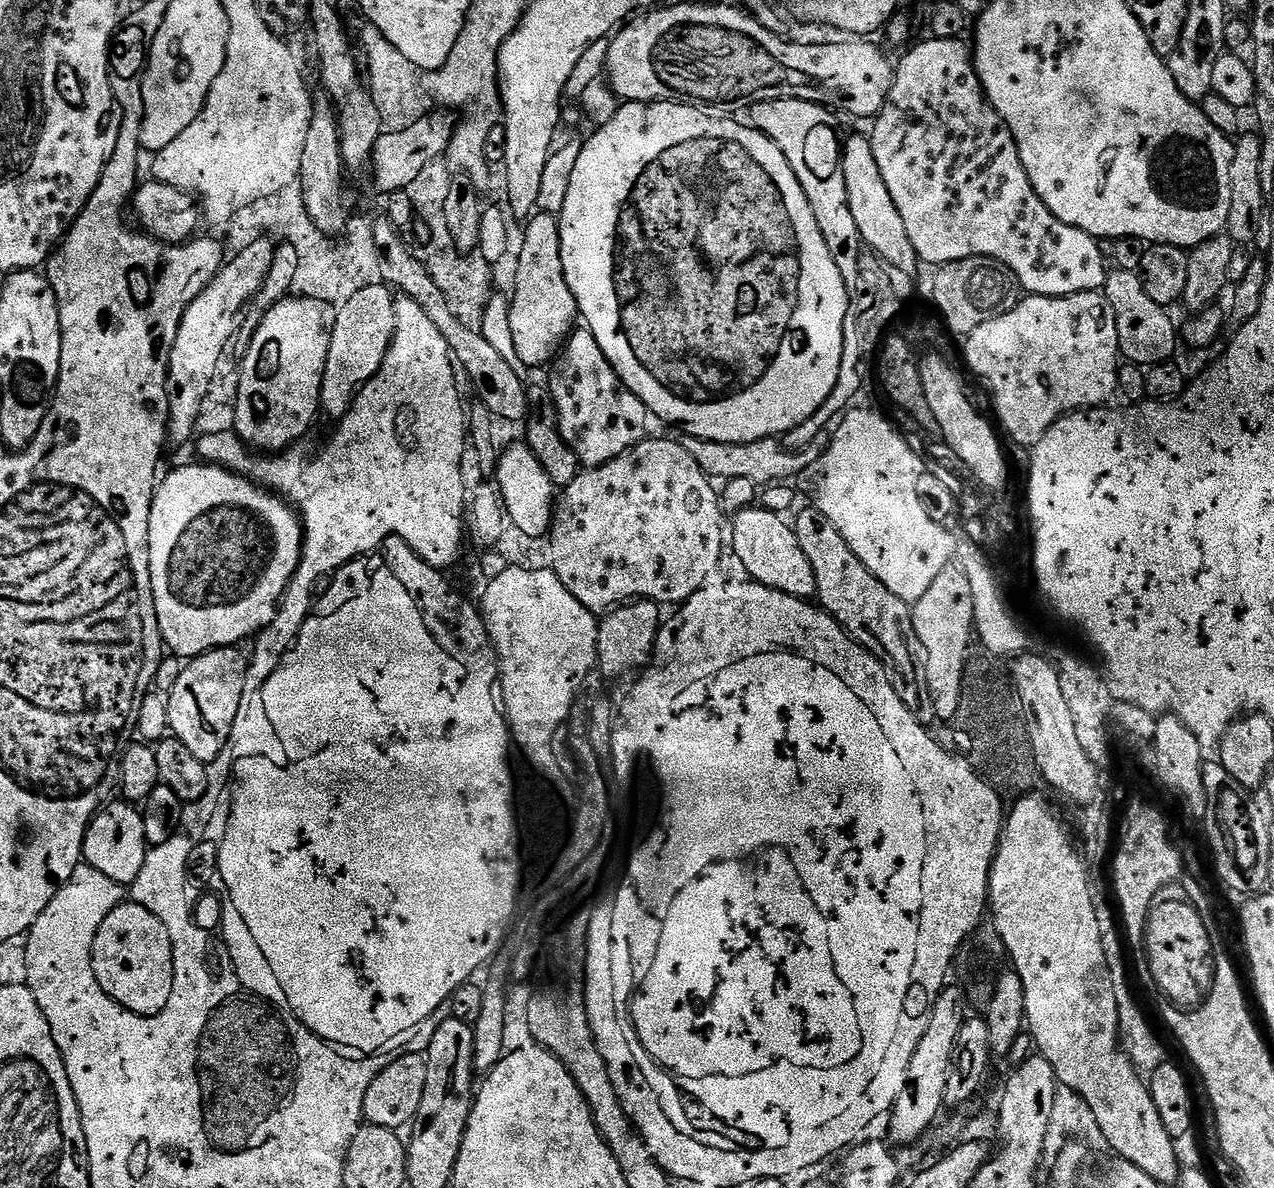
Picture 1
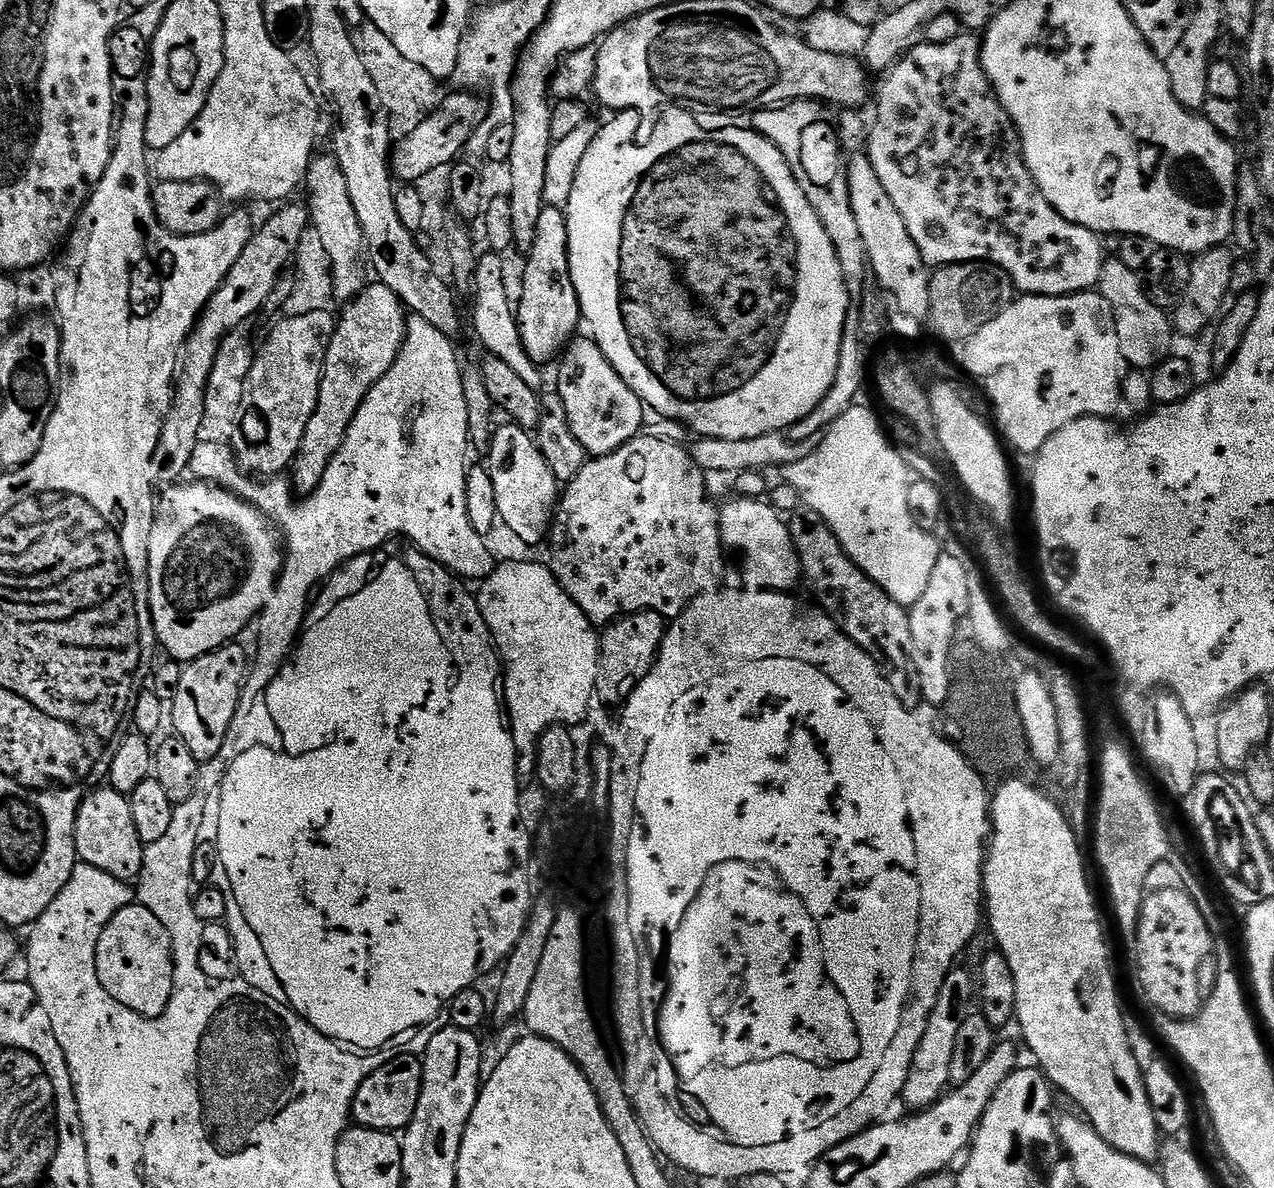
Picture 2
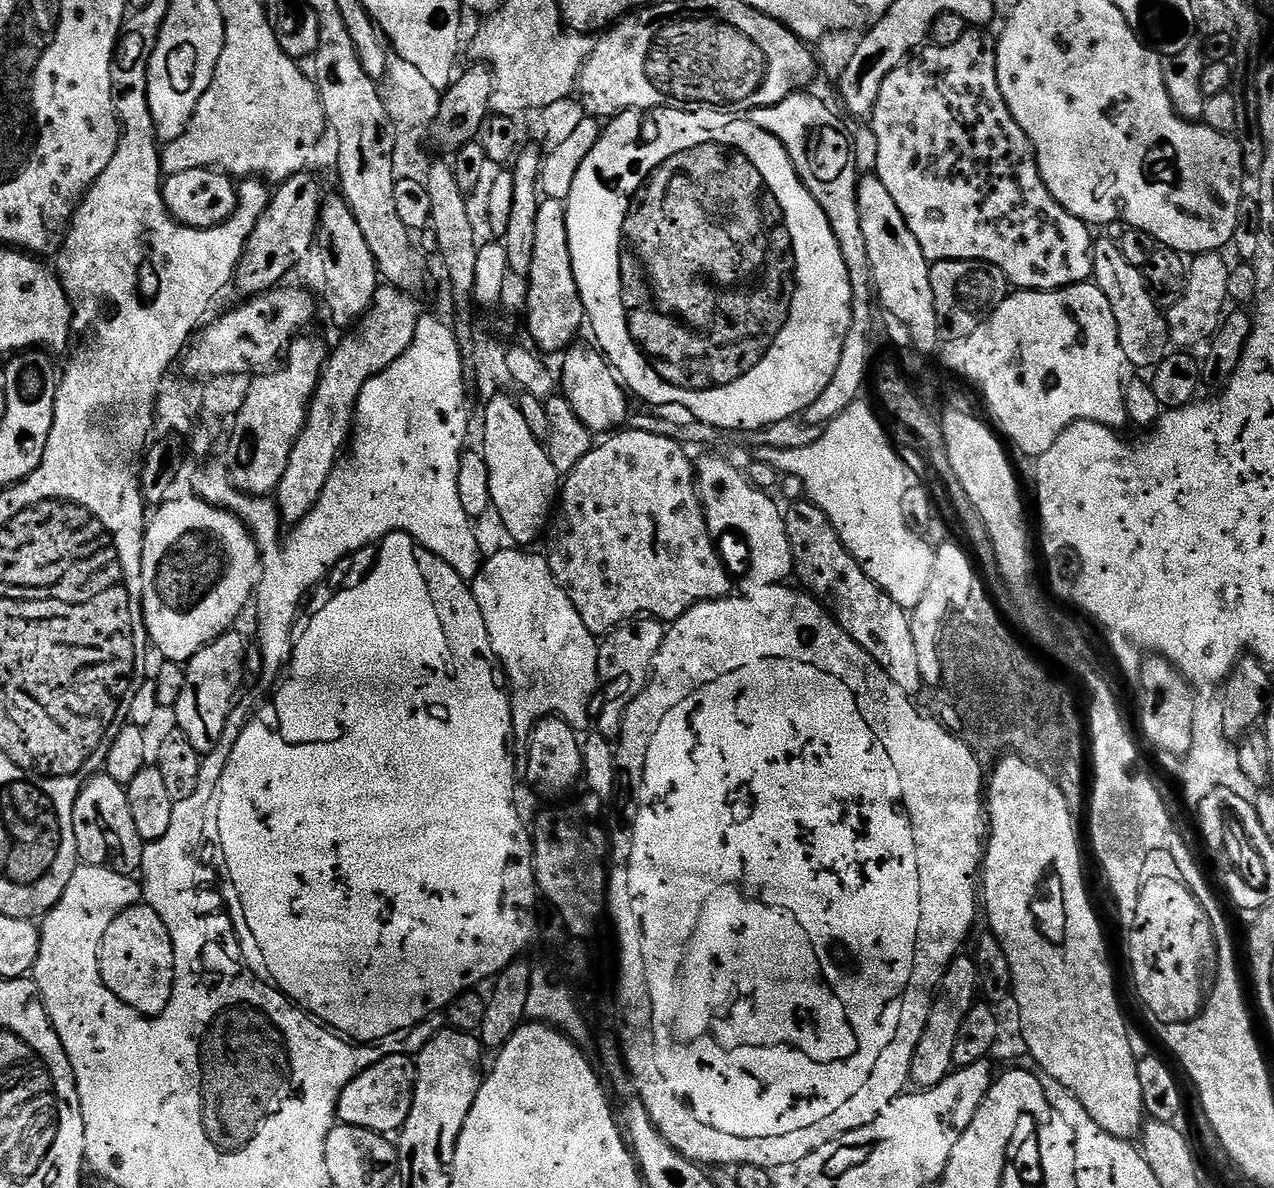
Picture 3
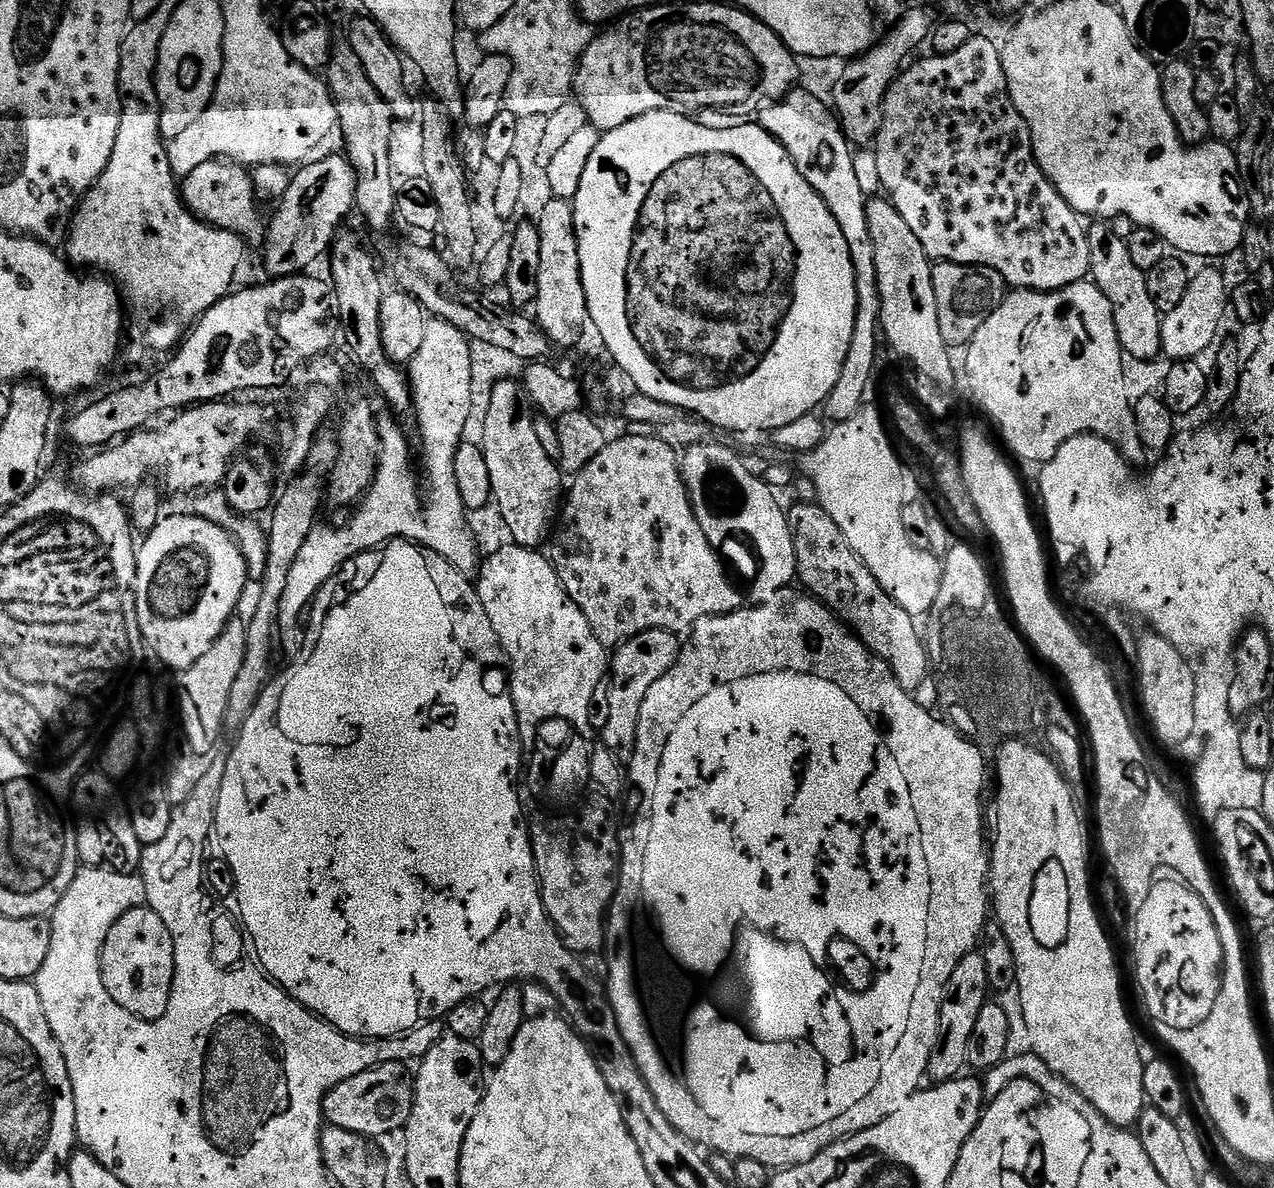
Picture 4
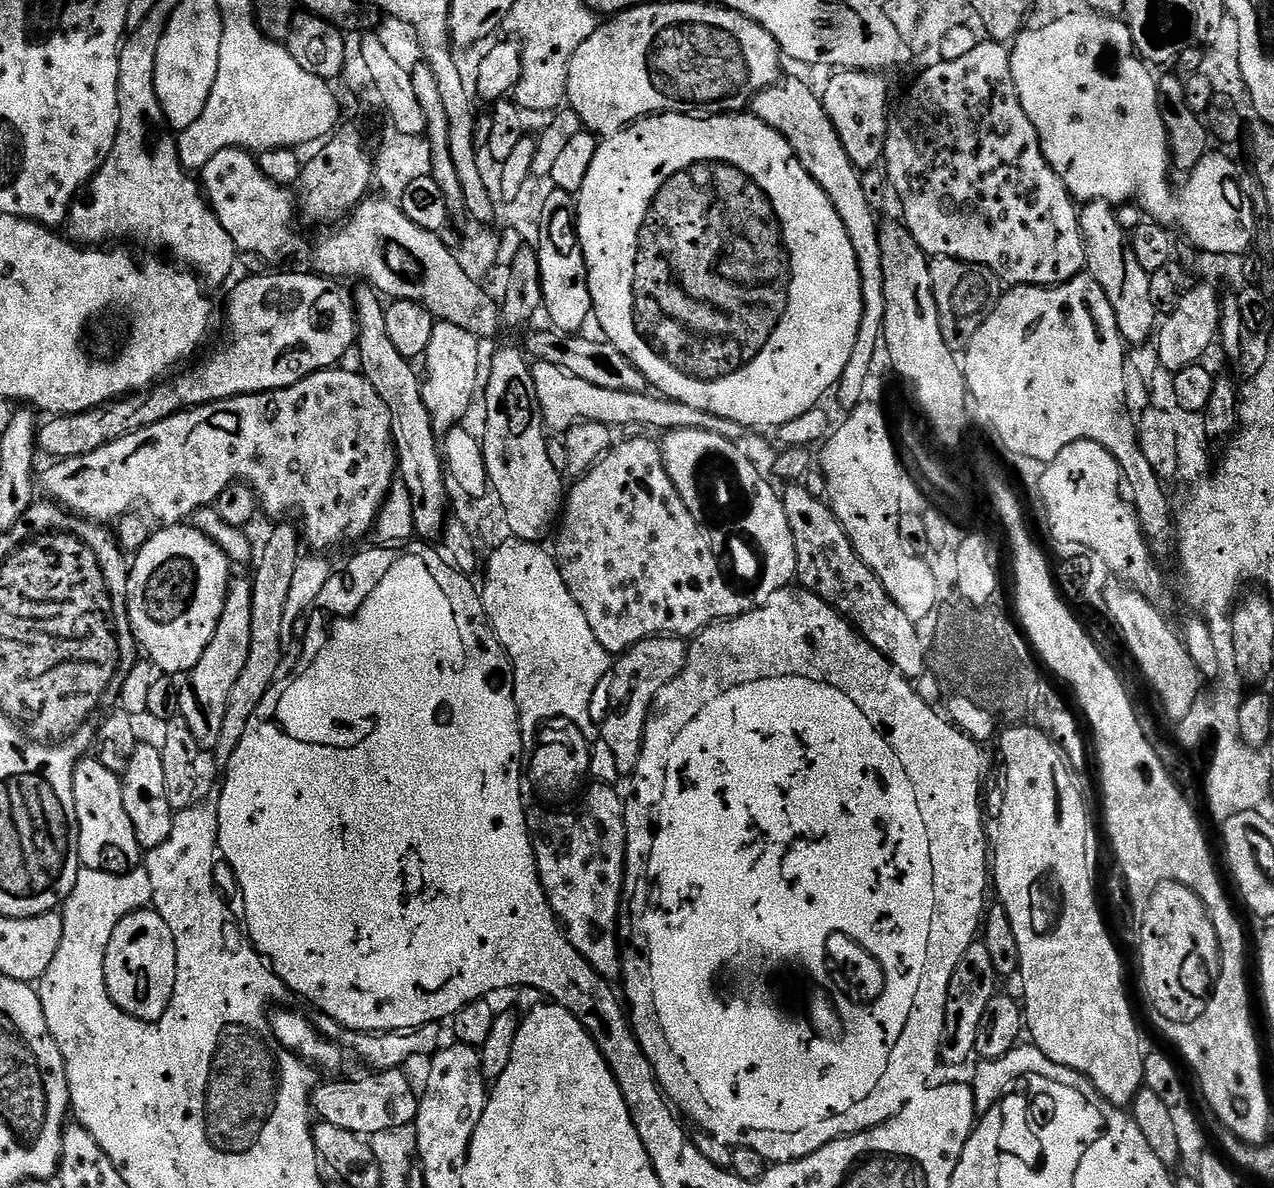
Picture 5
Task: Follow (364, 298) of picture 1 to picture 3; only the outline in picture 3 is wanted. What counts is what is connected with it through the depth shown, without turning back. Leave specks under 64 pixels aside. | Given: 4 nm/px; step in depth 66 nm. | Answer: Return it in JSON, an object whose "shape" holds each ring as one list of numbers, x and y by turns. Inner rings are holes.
{"shape":[[377,287,372,305,368,307,367,314,354,334,345,335,348,337,337,348,331,349,316,395,308,405,308,422,300,431,286,466,286,474,282,474,280,485,274,493,281,521,285,525,302,523,322,498,322,490,326,490,326,482,341,459,340,451,343,448,345,451,353,435,356,404,360,401,362,386,366,386,371,376,376,376,395,360,402,358,414,342,416,327,422,315,415,298,415,295,400,288]]}

